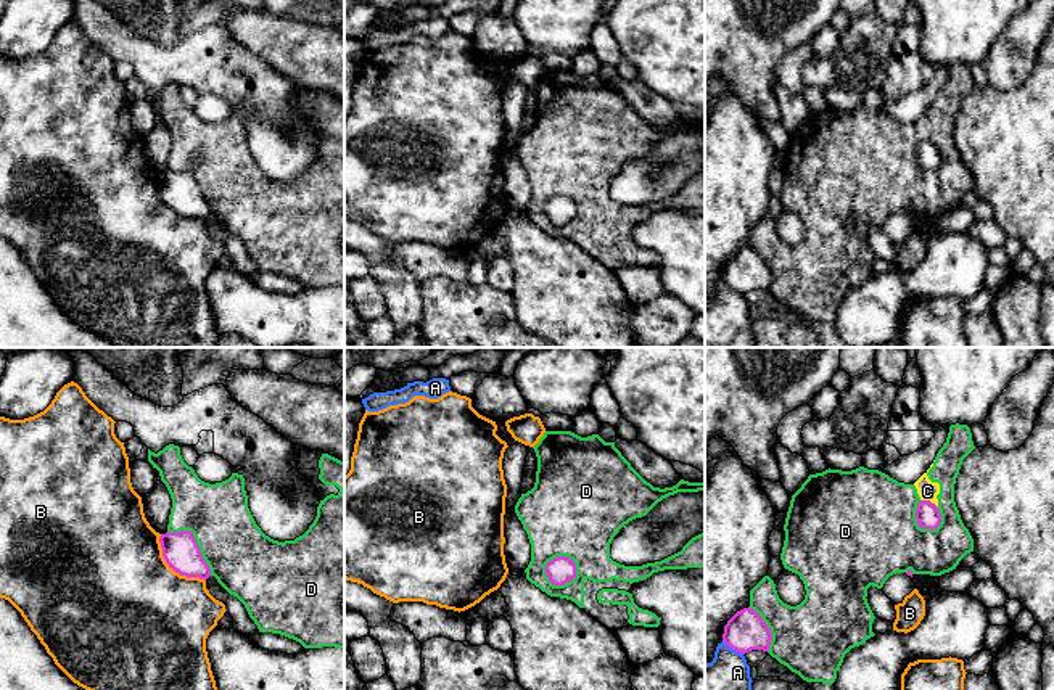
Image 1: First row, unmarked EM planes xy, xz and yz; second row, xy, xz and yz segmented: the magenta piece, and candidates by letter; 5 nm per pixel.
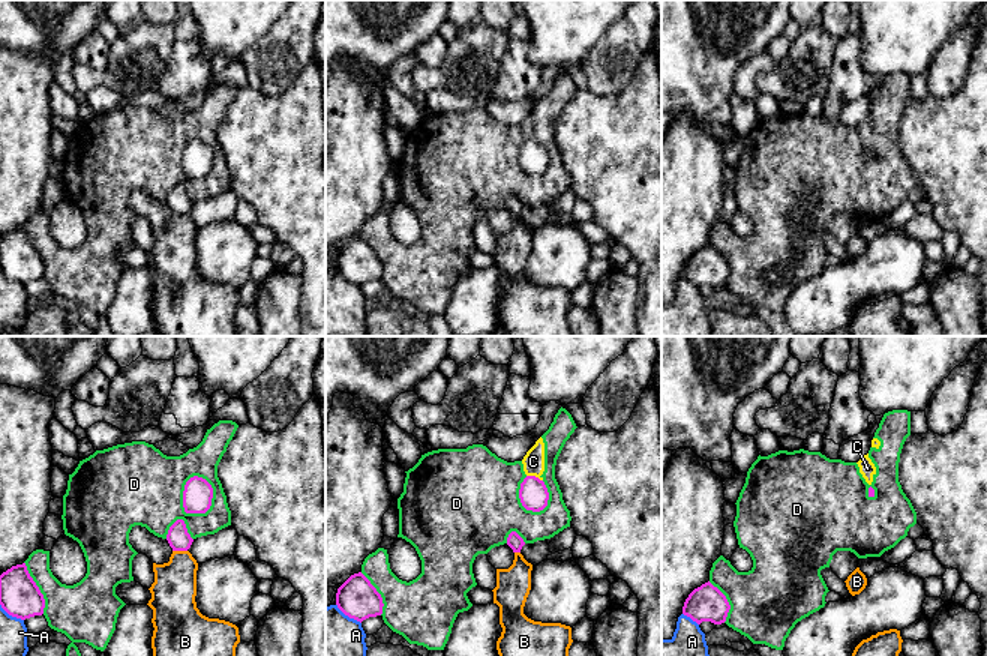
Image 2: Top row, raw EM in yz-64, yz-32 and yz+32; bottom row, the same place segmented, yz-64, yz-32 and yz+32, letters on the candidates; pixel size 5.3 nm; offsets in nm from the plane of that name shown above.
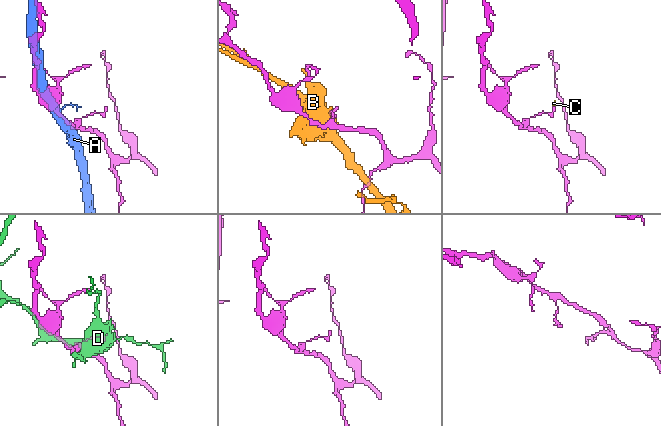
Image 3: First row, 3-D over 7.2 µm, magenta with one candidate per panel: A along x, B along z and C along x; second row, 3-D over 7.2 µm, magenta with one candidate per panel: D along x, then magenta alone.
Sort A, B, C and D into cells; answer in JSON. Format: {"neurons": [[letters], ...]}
{"neurons": [["A"], ["B"], ["C", "D"]]}

